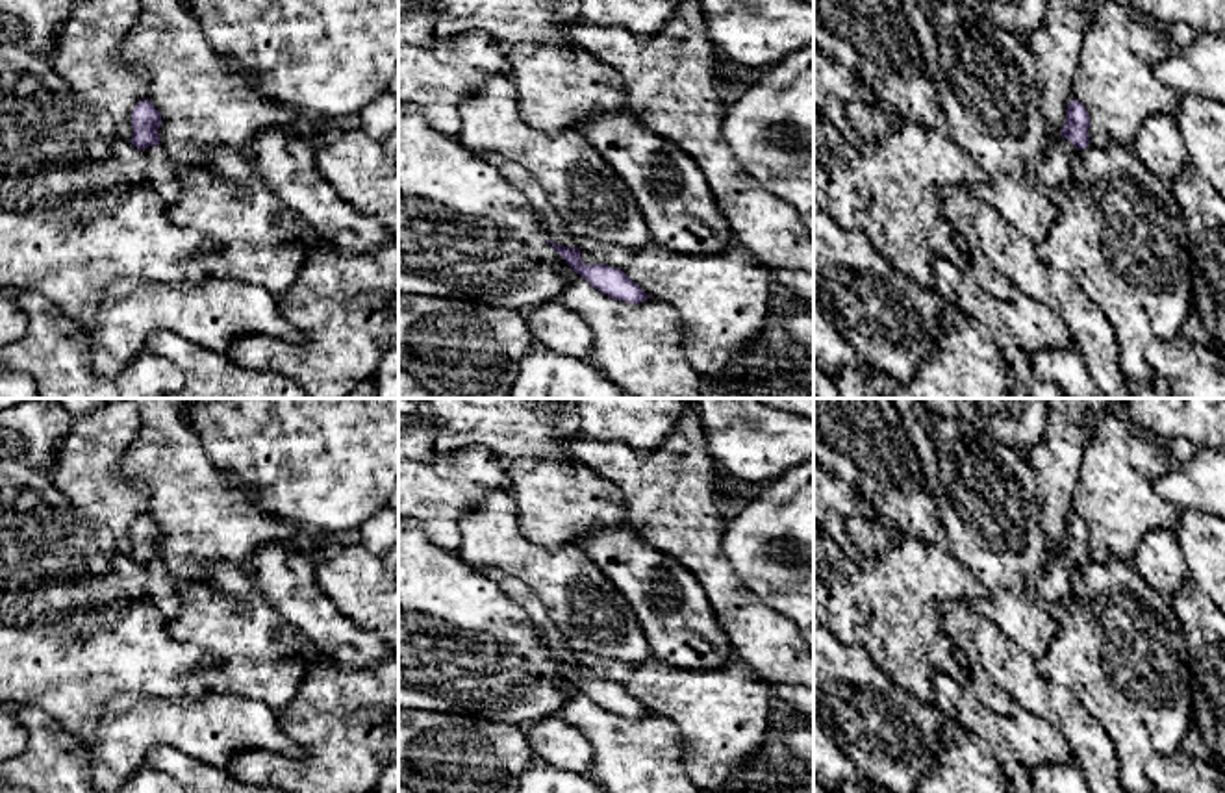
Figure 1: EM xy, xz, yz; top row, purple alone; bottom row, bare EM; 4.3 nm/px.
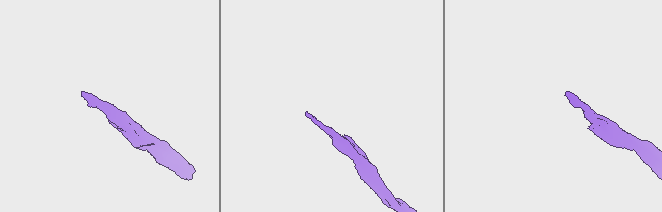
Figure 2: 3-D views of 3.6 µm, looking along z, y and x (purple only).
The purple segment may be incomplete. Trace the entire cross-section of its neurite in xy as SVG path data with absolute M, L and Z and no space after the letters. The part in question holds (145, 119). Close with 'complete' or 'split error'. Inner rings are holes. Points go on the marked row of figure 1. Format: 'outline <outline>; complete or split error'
outline M143 98L132 109L132 139L148 159L146 182L148 191L165 204L174 204L182 196L182 180L178 165L167 156L159 145L158 128L161 117L148 98Z; split error

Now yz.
outline M1071 98L1060 133L1051 139L1042 161L1034 169L1042 185L1073 189L1075 172L1071 157L1090 146L1088 128L1090 117L1086 107L1077 98Z; split error

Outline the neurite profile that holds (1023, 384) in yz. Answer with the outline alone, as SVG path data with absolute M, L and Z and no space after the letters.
M934 258L930 271L934 289L945 300L991 330L1006 363L1010 398L1064 398L1062 391L1040 380L1030 365L1036 350L1075 350L1075 341L1058 315L1023 293L1016 293L1012 300L997 300L949 259Z

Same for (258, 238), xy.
M215 145L208 148L206 157L206 165L178 165L182 196L167 204L167 219L174 226L200 232L217 245L198 256L209 276L256 283L280 298L298 278L308 250L326 243L267 187L243 154Z

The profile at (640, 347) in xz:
M569 265L558 269L565 276L560 304L580 315L593 334L593 363L617 387L632 398L706 398L701 391L699 372L684 350L680 315L662 300L647 298L639 304L613 300L595 289Z

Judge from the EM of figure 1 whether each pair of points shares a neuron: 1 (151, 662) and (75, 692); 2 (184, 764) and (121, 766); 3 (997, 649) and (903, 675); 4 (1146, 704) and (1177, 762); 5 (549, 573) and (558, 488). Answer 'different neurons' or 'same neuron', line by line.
1: same neuron
2: different neurons
3: different neurons
4: different neurons
5: different neurons

